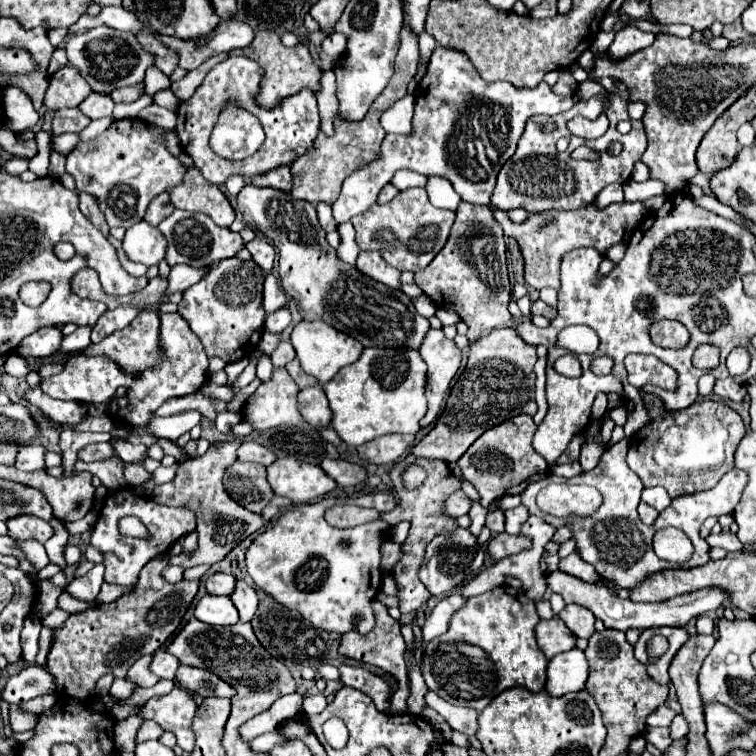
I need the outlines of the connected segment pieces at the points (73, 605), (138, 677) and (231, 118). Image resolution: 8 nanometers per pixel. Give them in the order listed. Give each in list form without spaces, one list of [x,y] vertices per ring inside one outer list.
[[[63,591],[63,593],[59,595],[59,601],[57,601],[57,607],[63,609],[63,611],[67,611],[67,613],[71,613],[71,615],[75,615],[75,613],[83,613],[83,611],[87,611],[91,605],[93,605],[91,601],[75,599],[75,597],[71,597],[67,591]]]
[[[145,655],[141,657],[139,661],[135,661],[127,673],[127,677],[131,681],[135,681],[137,685],[155,685],[155,679],[157,675],[149,669],[149,663],[151,663],[151,655]]]
[[[229,102],[213,129],[211,149],[223,159],[243,160],[253,155],[263,141],[265,133],[257,117]]]

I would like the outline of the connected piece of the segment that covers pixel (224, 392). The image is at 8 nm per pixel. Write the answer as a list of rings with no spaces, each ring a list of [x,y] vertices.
[[[210,380],[203,385],[201,391],[213,400],[218,399],[225,402],[229,402],[234,396],[234,393],[228,387],[219,386]]]

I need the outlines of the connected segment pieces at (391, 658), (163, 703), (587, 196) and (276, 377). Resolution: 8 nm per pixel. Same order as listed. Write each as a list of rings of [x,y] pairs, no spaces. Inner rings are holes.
[[[381,601],[373,603],[375,609],[375,617],[377,617],[377,625],[369,635],[359,635],[359,633],[345,633],[341,637],[341,647],[339,653],[343,653],[345,657],[357,659],[357,661],[365,661],[365,663],[373,663],[381,669],[385,669],[387,673],[391,673],[397,679],[397,691],[391,697],[391,713],[405,713],[407,711],[407,695],[409,695],[409,687],[407,687],[407,665],[405,665],[405,641],[401,635],[401,623],[395,621],[389,613],[387,607]]]
[[[175,687],[167,695],[149,699],[141,707],[141,715],[145,719],[153,719],[165,731],[175,733],[177,745],[187,753],[191,753],[195,747],[195,735],[191,729],[195,711],[197,711],[197,705],[193,701],[193,695],[181,687]]]
[[[625,87],[621,89],[621,95],[611,95],[611,105],[609,109],[603,109],[603,101],[601,97],[593,97],[587,99],[587,119],[597,119],[601,113],[607,113],[609,117],[609,129],[601,139],[593,139],[593,151],[597,151],[597,159],[595,161],[587,161],[587,159],[571,159],[571,151],[575,149],[575,145],[569,145],[569,149],[565,153],[557,153],[555,143],[559,137],[569,137],[575,139],[569,129],[567,129],[567,113],[555,115],[555,117],[531,117],[527,119],[527,127],[525,133],[519,139],[517,151],[515,155],[503,165],[499,177],[497,177],[497,187],[491,195],[491,203],[497,205],[503,211],[511,211],[511,209],[527,209],[527,211],[547,211],[547,209],[561,209],[561,211],[571,211],[571,209],[581,209],[585,205],[591,205],[597,197],[597,193],[611,185],[621,181],[621,173],[623,173],[623,183],[627,183],[631,179],[631,171],[635,167],[635,163],[641,159],[643,151],[647,149],[647,137],[643,131],[643,123],[641,121],[633,121],[633,127],[627,135],[621,135],[615,125],[619,121],[629,121],[627,115],[627,91]],[[545,121],[553,121],[557,123],[557,131],[553,133],[545,133],[541,131],[541,123]],[[613,141],[621,141],[623,143],[623,151],[619,157],[611,157],[607,155],[607,147]]]
[[[275,369],[267,383],[251,395],[253,407],[243,409],[243,417],[253,425],[255,431],[271,429],[283,425],[297,425],[303,429],[313,429],[307,425],[297,411],[299,387],[285,369]]]

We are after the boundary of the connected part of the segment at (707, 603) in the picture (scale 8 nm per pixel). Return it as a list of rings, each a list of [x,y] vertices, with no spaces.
[[[553,571],[545,575],[547,585],[551,591],[561,593],[565,603],[577,603],[593,611],[595,617],[601,617],[607,629],[617,629],[617,631],[627,631],[631,627],[635,629],[649,629],[649,627],[685,627],[693,617],[699,617],[707,611],[719,609],[727,601],[727,591],[719,591],[719,587],[705,587],[705,591],[691,591],[691,595],[677,595],[675,599],[659,601],[659,603],[633,603],[629,599],[619,599],[615,597],[607,587],[597,587],[593,583],[585,583],[573,575],[567,575],[563,571]]]

